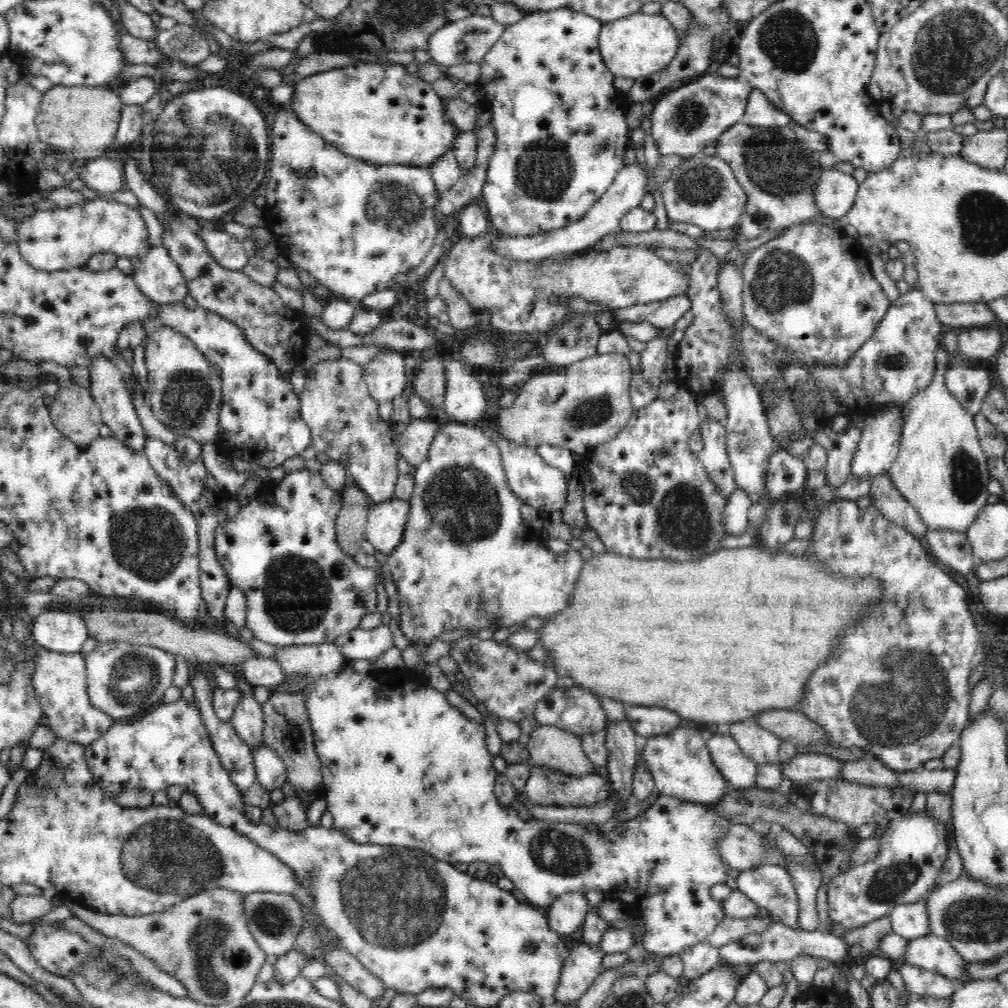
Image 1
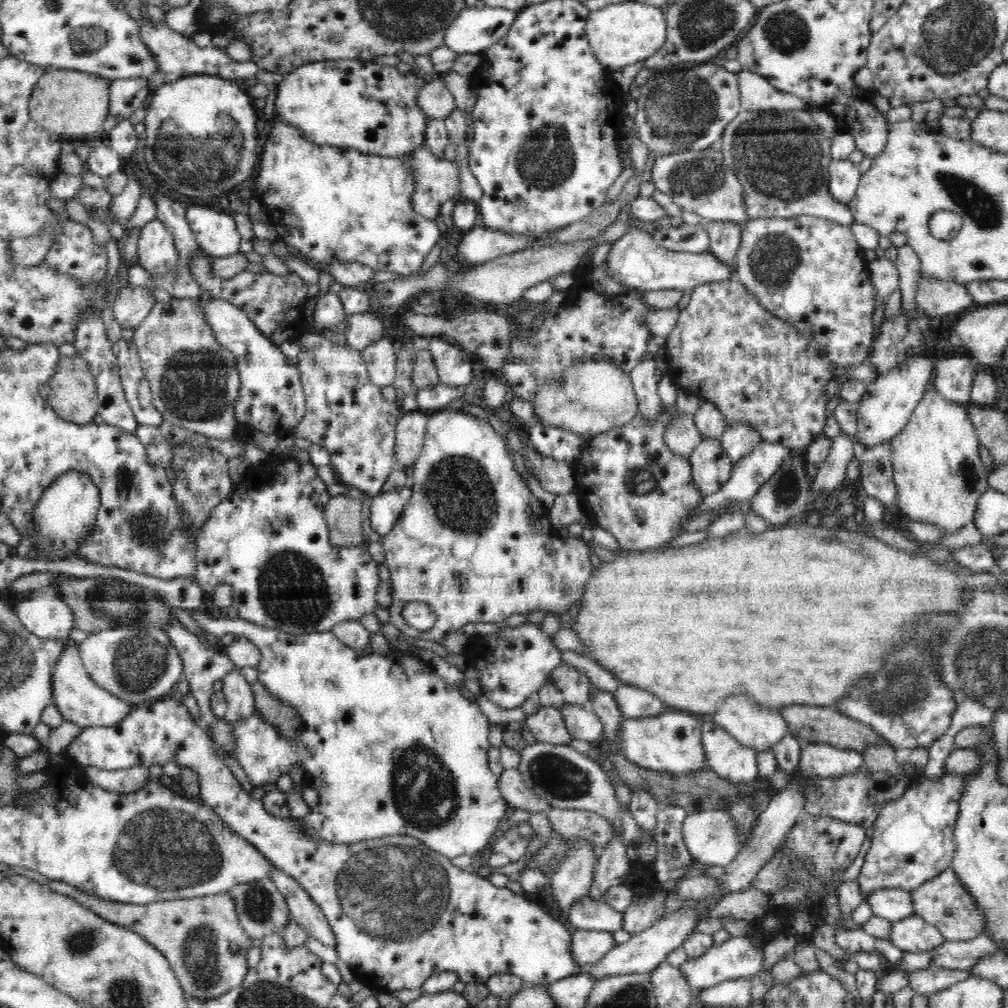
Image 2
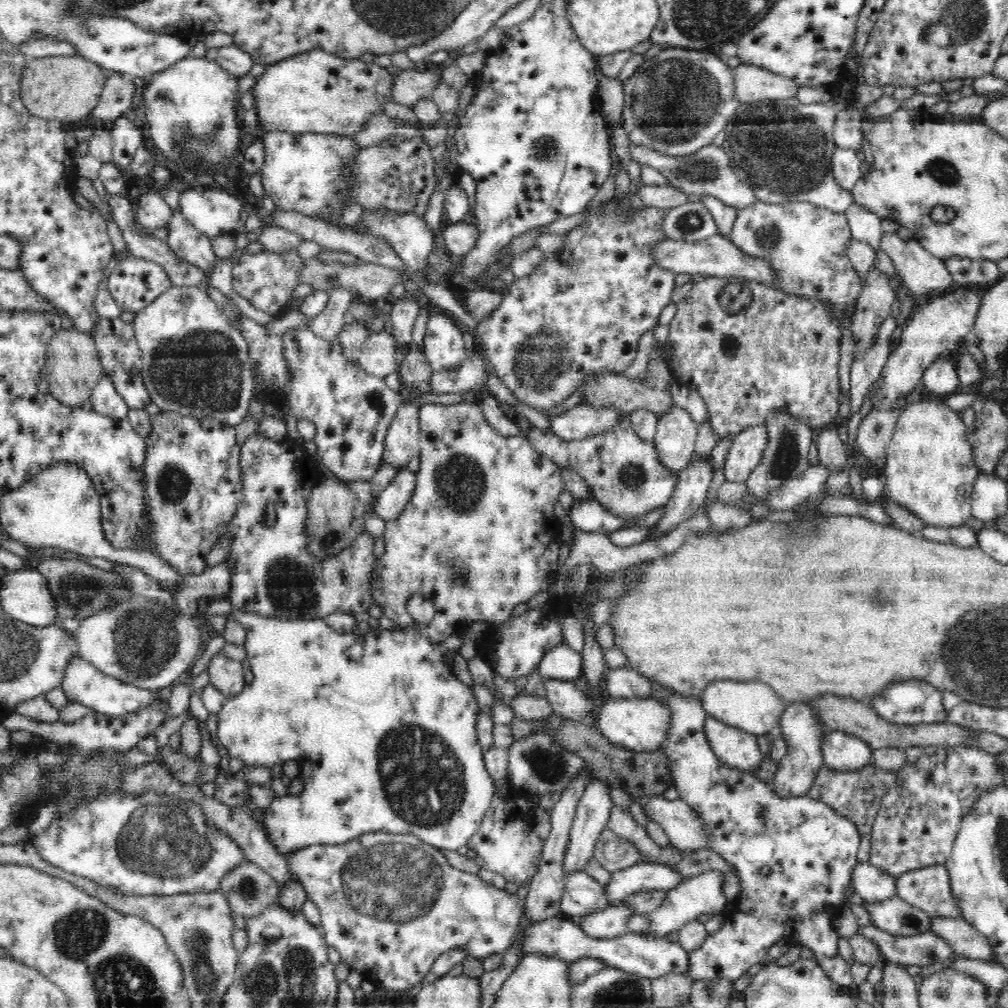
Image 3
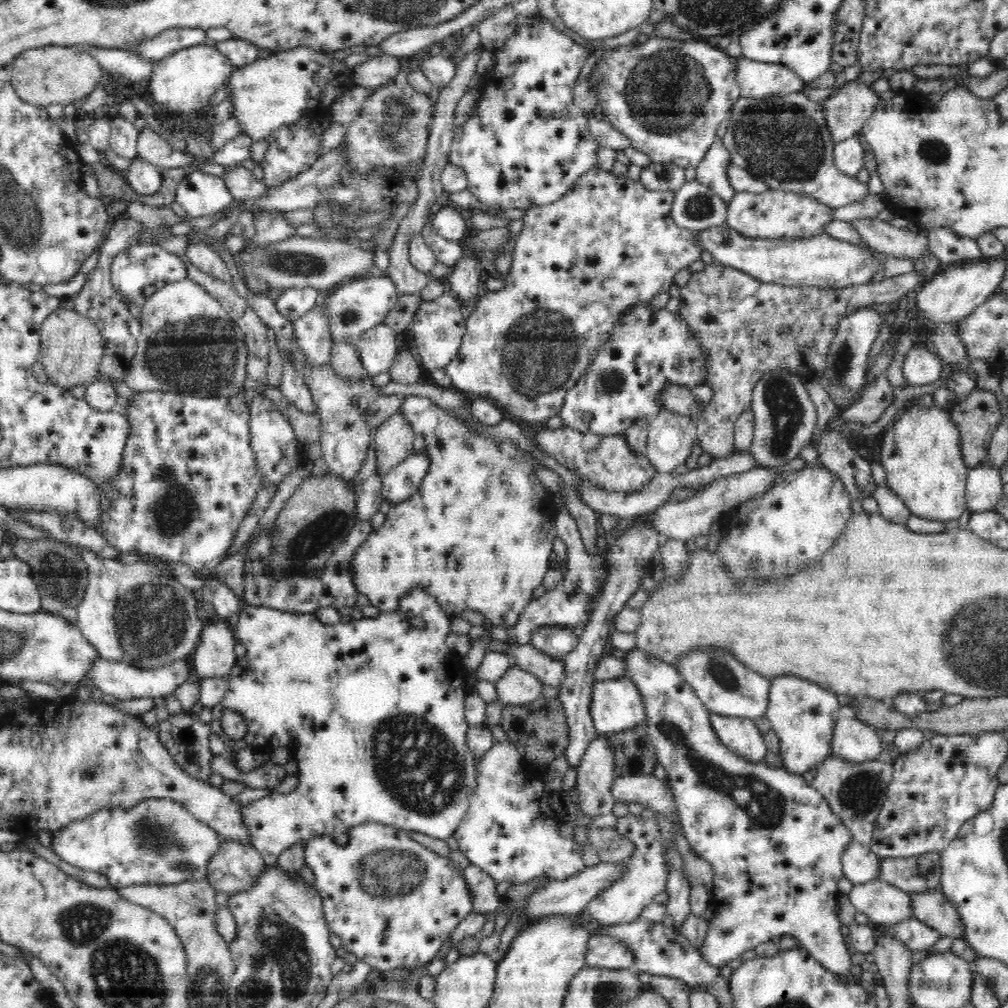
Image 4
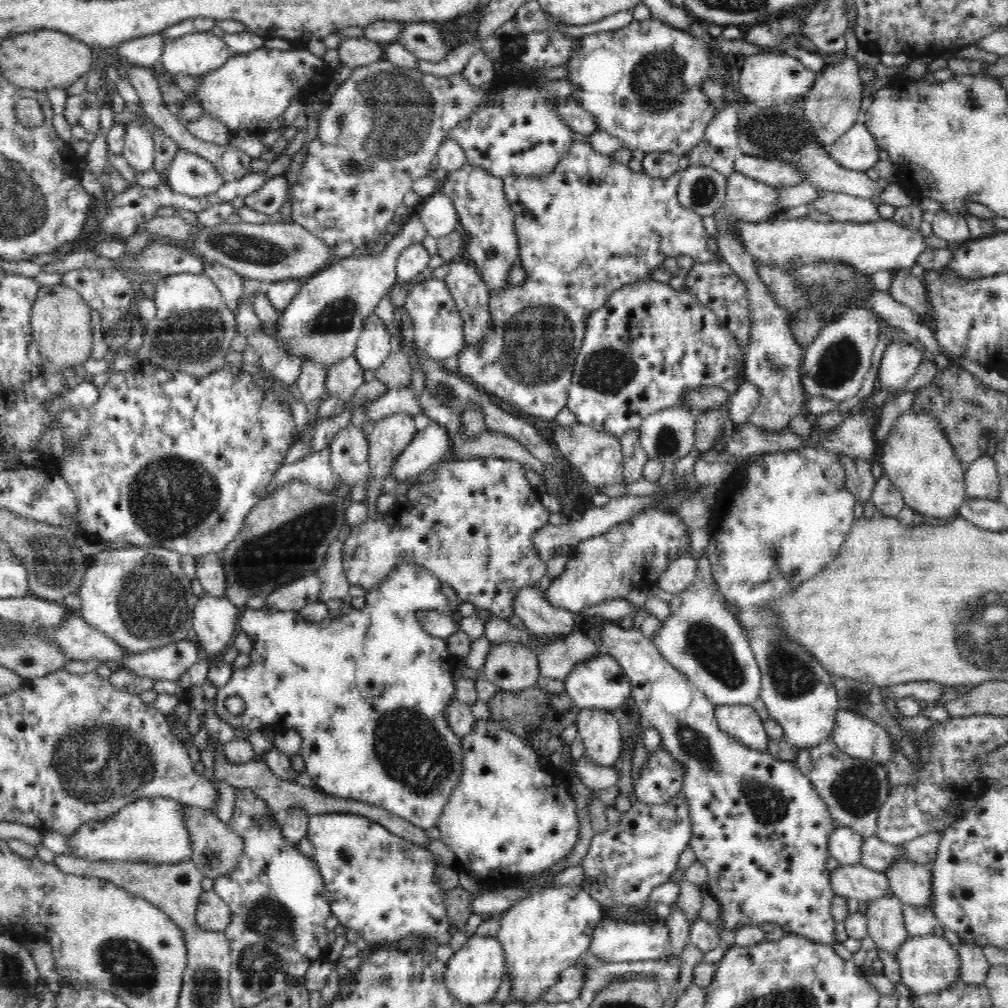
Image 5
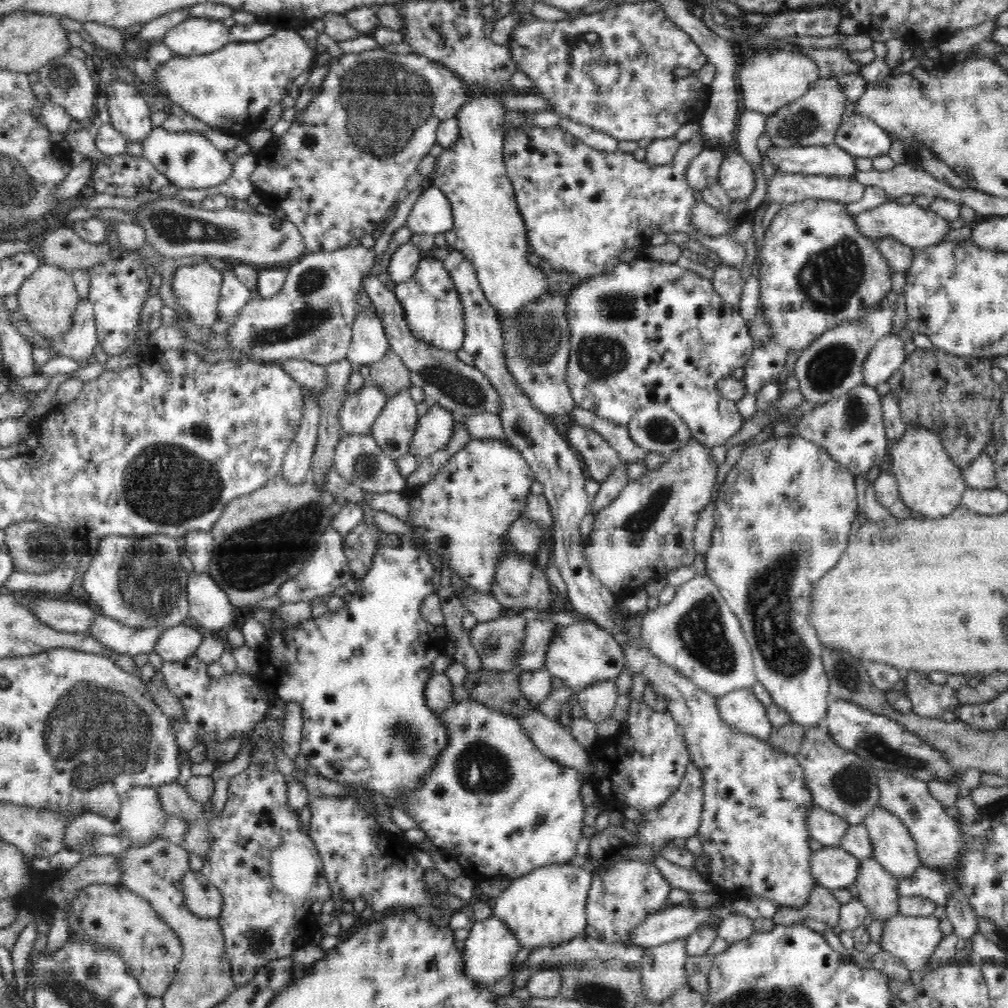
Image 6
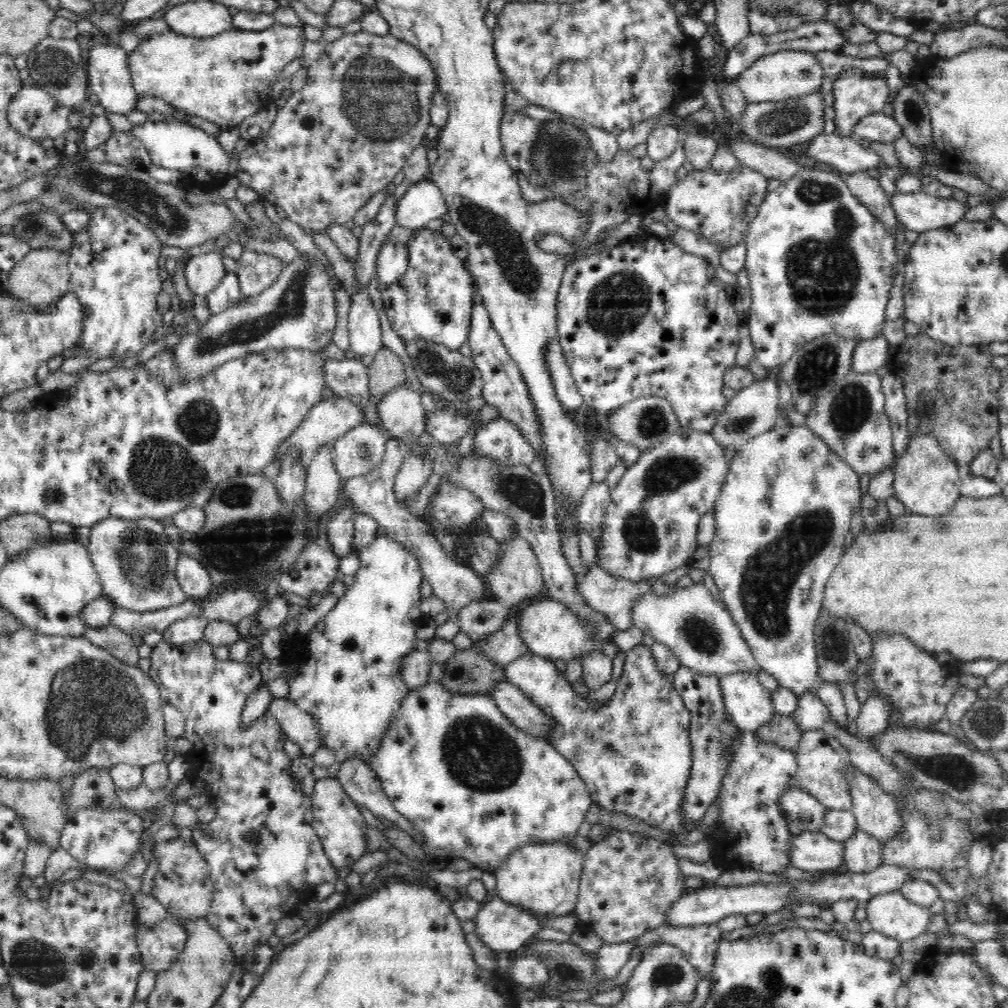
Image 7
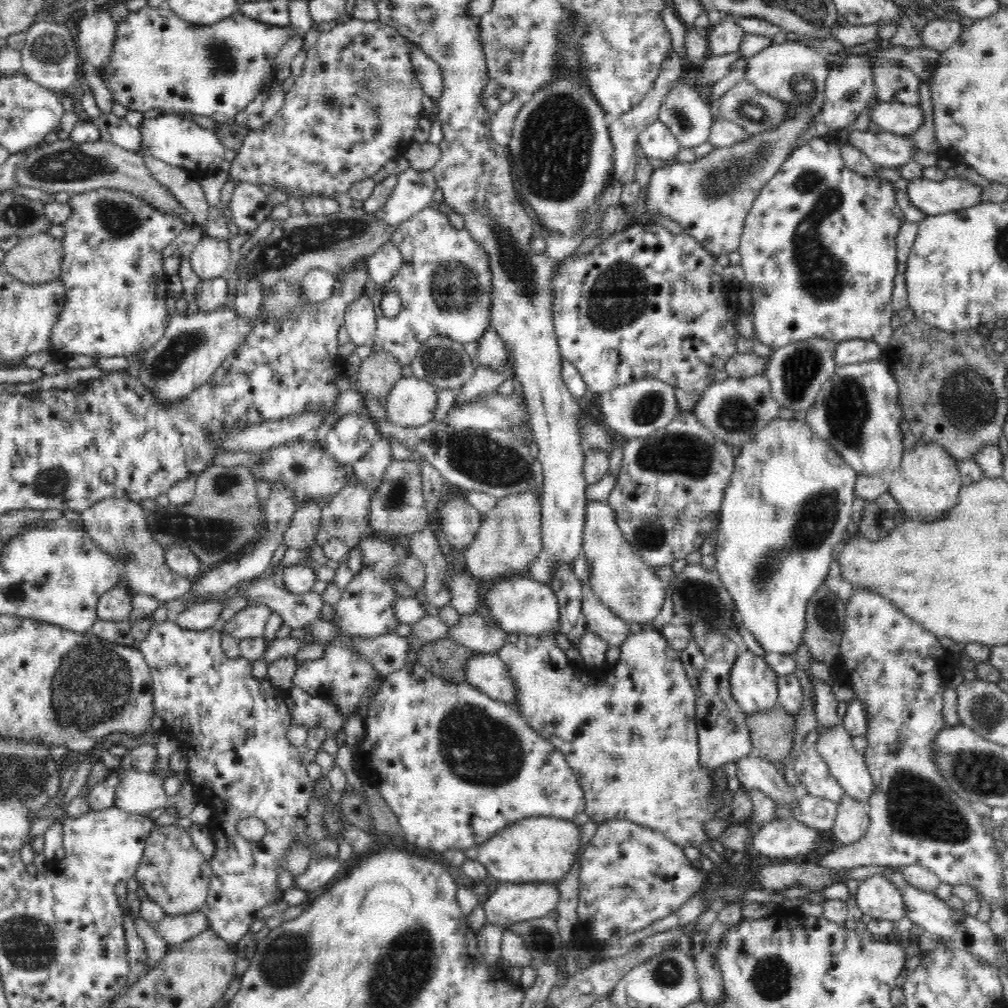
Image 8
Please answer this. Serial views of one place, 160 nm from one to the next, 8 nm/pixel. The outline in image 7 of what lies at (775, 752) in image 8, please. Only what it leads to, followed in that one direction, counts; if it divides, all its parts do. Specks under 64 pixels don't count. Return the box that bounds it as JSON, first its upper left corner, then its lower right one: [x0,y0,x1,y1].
[754,716,802,750]

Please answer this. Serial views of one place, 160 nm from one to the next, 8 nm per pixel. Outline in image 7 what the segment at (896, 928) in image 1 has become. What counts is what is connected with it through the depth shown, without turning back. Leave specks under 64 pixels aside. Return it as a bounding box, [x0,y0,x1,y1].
[779,787,828,832]

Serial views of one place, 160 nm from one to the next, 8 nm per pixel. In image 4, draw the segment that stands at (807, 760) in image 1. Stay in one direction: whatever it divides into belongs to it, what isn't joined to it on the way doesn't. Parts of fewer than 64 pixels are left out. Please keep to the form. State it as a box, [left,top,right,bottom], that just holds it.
[832,716,883,763]

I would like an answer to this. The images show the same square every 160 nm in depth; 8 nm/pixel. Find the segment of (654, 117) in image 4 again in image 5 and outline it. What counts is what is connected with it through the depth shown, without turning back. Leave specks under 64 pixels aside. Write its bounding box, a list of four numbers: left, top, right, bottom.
[559,16,731,156]

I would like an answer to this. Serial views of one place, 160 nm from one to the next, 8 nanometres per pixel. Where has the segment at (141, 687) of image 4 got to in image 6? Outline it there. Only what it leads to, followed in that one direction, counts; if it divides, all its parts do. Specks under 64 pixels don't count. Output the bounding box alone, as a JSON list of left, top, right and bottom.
[154,622,204,662]

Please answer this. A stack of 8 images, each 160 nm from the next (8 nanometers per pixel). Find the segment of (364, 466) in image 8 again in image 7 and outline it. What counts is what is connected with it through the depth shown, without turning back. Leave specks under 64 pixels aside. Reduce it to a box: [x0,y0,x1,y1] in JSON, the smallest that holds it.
[342,439,486,625]

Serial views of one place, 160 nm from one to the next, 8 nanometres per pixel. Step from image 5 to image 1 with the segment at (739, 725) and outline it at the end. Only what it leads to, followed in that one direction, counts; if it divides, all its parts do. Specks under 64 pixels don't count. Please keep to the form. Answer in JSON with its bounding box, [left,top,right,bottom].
[707,733,756,790]

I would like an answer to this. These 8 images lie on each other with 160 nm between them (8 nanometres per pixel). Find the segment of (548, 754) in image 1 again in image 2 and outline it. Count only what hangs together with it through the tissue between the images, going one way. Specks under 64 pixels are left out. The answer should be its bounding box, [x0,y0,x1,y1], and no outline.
[525,706,573,745]

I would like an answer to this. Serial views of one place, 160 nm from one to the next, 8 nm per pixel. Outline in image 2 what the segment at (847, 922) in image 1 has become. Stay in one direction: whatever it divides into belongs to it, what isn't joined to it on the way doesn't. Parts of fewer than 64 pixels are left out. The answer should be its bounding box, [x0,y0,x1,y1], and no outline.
[856,771,966,900]

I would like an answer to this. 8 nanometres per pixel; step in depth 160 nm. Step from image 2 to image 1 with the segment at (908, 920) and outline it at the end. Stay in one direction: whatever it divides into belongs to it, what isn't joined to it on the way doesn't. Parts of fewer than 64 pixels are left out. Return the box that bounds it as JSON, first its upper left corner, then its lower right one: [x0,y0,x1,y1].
[901,932,972,984]

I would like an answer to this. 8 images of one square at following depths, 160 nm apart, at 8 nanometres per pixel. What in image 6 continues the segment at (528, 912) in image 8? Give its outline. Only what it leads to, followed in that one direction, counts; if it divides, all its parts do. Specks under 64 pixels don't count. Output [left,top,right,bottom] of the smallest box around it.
[462,913,521,988]

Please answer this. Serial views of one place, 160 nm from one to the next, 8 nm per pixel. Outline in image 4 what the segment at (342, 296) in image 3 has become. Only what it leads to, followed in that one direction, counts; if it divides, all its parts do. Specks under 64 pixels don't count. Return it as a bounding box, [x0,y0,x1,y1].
[292,301,334,368]

